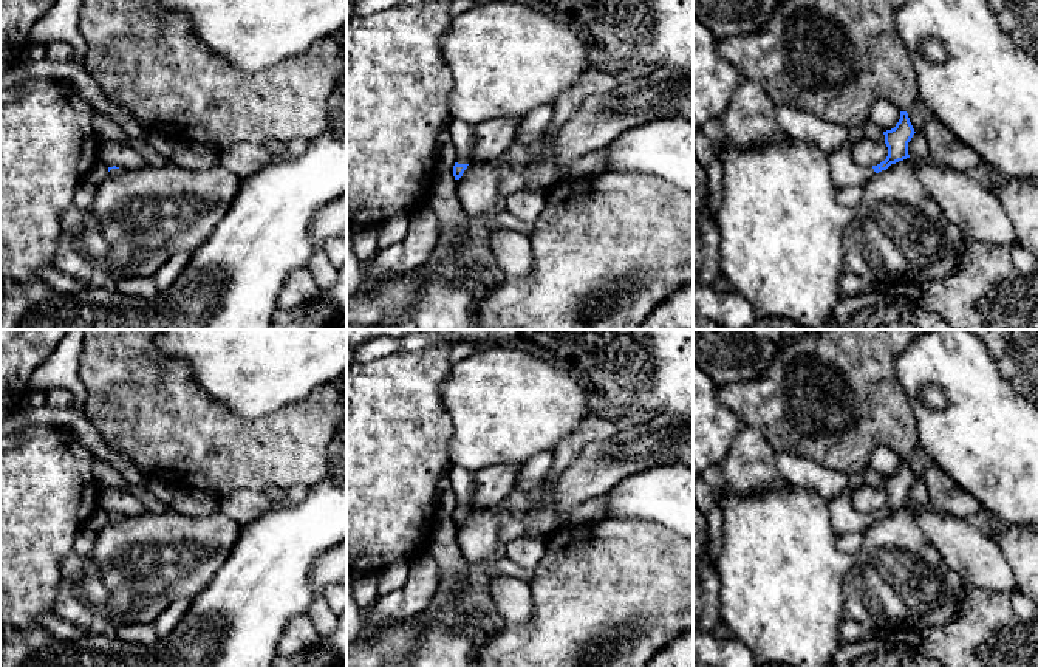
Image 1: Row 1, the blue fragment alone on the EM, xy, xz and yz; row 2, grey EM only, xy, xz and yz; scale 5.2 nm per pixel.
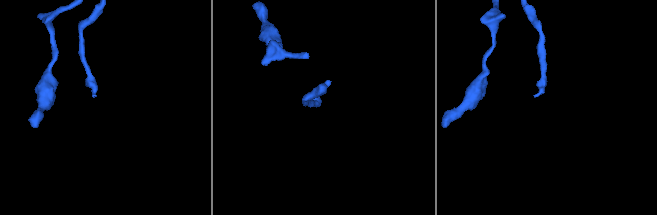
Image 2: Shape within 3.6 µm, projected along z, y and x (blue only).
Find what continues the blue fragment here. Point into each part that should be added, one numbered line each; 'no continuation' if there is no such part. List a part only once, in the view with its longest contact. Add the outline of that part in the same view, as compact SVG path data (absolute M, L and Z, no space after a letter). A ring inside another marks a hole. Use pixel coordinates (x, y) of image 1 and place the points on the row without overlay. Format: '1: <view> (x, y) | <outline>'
1: xz (463, 480) | M452 466L449 478L450 478L452 489L458 498L455 509L467 511L470 498L473 495L475 472L459 466Z

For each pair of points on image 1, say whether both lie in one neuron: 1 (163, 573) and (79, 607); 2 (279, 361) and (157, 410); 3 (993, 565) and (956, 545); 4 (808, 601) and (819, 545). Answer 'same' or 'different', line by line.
1: same
2: different
3: same
4: same

